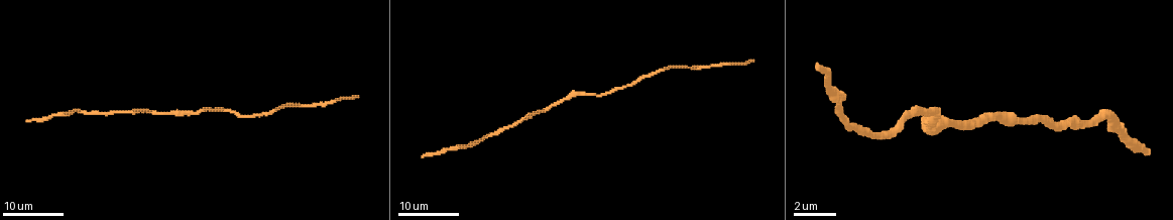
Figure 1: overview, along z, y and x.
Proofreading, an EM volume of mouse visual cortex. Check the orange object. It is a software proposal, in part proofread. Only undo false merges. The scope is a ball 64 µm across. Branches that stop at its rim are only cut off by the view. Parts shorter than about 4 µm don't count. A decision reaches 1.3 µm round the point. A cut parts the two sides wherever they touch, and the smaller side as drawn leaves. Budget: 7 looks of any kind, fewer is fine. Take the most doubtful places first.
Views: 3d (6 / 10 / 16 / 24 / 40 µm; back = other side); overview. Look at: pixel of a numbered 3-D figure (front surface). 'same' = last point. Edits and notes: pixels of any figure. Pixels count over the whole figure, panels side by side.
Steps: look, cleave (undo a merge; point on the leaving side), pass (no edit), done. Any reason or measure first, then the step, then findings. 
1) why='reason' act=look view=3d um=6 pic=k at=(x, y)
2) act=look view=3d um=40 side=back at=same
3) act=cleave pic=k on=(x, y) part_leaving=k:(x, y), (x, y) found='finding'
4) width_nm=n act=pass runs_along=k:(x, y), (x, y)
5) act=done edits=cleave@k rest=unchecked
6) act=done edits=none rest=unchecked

act=look view=3d um=16 pic=1 at=(585, 94)

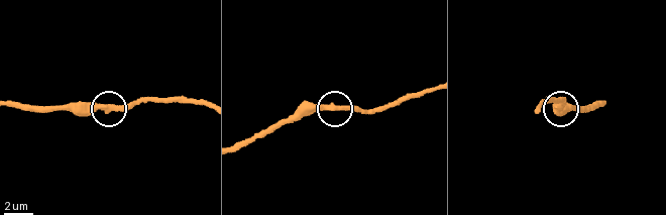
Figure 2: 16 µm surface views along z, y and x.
act=look view=3d um=6 pic=2 at=(336, 106)

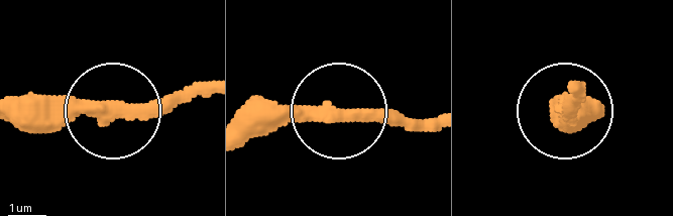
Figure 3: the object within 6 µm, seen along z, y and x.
width_nm=370 act=pass runs_along=3:(334, 119), (388, 113), (434, 123) found='one neuron here'

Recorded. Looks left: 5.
why='a narrow waist' act=look view=3d um=24 pic=1 at=(484, 138)

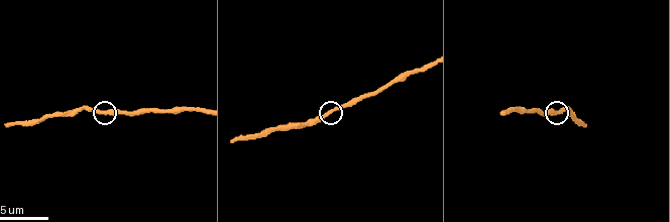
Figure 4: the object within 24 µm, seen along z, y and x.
act=look view=3d um=10 pic=4 at=(332, 111)

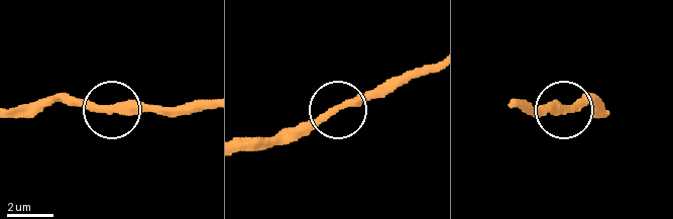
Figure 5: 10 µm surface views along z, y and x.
width_nm=310 act=pass found='all the same neuron'

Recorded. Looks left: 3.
why='thin neck' act=look view=3d um=16 pic=4 at=(413, 71)

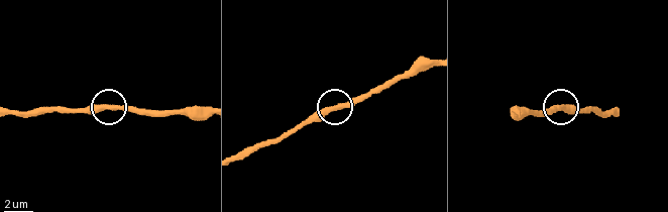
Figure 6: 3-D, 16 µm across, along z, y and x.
act=pass runs_along=6:(205, 111), (80, 107) found='one neuron here'

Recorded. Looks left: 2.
act=done edits=none rest=unchecked

